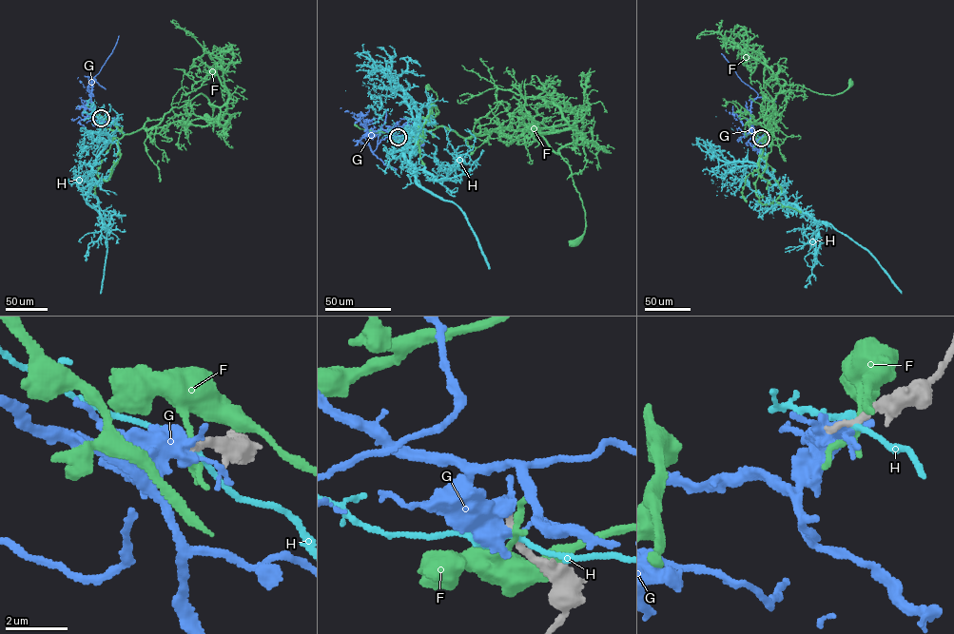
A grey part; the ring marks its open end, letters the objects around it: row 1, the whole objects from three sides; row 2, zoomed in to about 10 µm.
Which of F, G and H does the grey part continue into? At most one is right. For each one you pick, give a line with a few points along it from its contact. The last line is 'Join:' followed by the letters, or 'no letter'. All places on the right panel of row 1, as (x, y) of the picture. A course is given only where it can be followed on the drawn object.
Join: no letter

